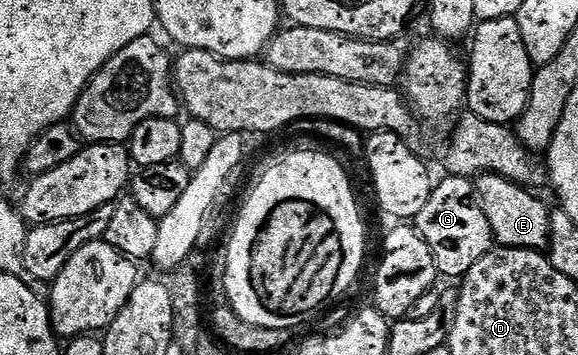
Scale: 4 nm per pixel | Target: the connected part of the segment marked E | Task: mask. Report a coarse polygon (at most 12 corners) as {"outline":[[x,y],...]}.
{"outline":[[495,174],[474,187],[497,245],[545,251],[550,212]]}

